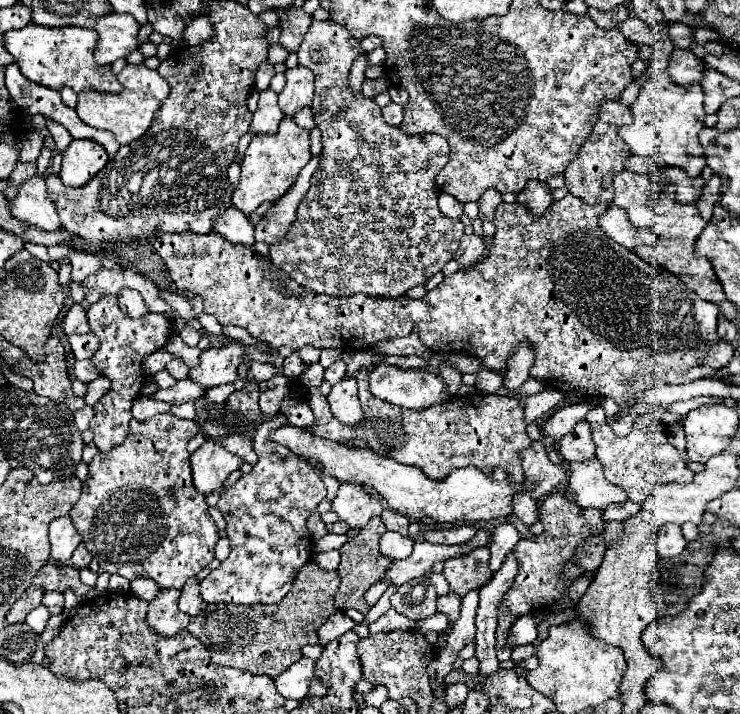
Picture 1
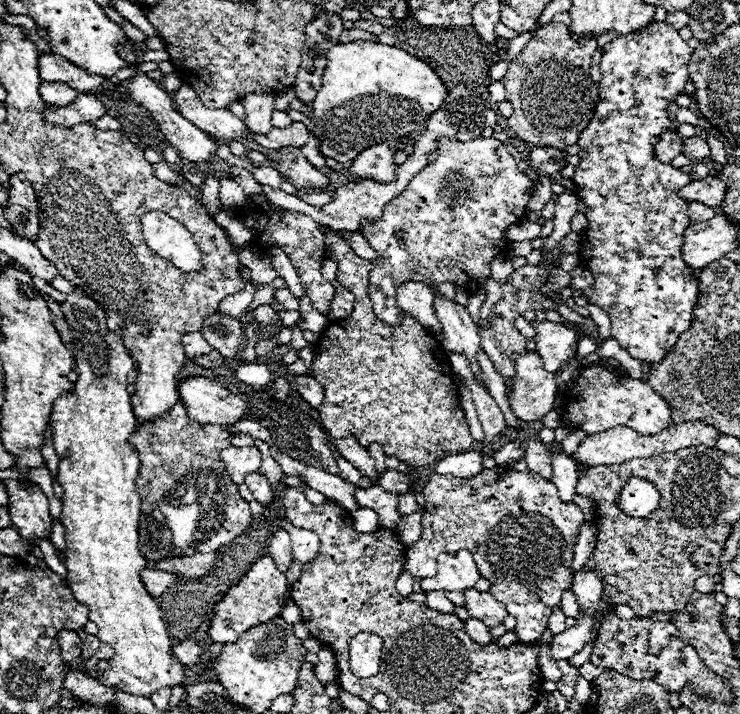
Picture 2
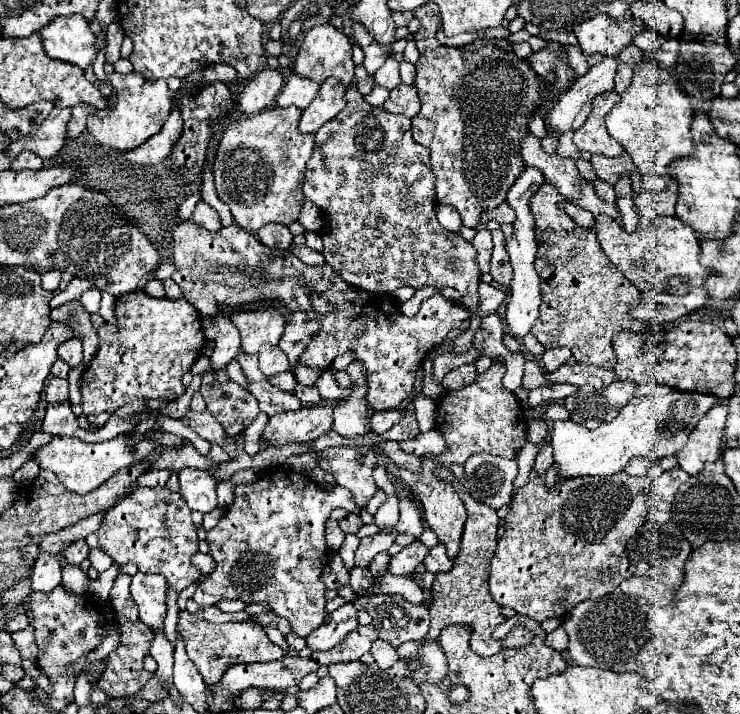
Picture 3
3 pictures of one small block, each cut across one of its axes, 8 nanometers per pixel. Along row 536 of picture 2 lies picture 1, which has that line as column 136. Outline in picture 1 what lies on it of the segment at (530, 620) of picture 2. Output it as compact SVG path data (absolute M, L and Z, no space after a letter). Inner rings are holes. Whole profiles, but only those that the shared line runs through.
M156 414L146 422L130 420L126 442L108 454L98 452L94 456L82 494L70 510L70 520L104 572L120 574L128 580L144 576L152 578L160 588L182 590L188 578L194 578L214 560L214 544L220 538L218 526L208 514L204 496L194 488L188 468L188 440L198 432L200 426L194 420L182 420L174 414Z

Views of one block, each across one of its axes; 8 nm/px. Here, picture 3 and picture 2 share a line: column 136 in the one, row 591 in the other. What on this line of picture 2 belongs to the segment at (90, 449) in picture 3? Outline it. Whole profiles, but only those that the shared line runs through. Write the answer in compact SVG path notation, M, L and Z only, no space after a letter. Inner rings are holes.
M468 550L458 552L446 552L438 556L438 574L432 578L422 578L420 586L422 590L454 590L464 592L468 588L474 588L476 580L480 578L480 572L472 560L472 554Z

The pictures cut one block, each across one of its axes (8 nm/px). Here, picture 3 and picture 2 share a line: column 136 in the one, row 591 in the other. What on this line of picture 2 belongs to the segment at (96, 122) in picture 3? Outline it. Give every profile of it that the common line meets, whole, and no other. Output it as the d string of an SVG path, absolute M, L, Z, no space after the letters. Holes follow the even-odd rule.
M76 288L66 294L66 300L60 302L62 304L62 314L66 314L66 320L70 322L70 328L74 330L72 334L72 342L70 342L70 350L72 350L72 356L74 356L74 372L78 374L78 382L74 384L74 390L72 392L64 392L62 398L58 398L52 406L52 428L54 428L54 434L52 434L52 440L54 440L54 448L56 448L56 454L60 456L60 468L58 468L58 482L64 490L64 498L62 498L62 524L66 528L66 568L68 568L68 586L70 590L74 592L74 598L80 600L82 604L88 606L88 616L90 616L90 622L94 622L100 632L96 634L98 640L102 644L108 644L112 650L114 650L114 656L108 658L108 668L104 672L98 672L100 676L100 682L104 686L110 686L114 690L120 690L120 692L128 692L128 694L134 694L134 696L144 696L144 698L150 698L152 692L160 690L160 688L174 688L178 684L184 682L184 668L182 664L170 654L172 650L172 642L170 642L170 634L166 630L166 624L162 620L162 610L160 606L154 602L154 598L146 592L144 584L140 582L140 572L146 568L146 558L142 558L140 554L140 544L138 544L138 520L140 520L140 494L136 490L136 476L138 476L138 468L140 468L140 460L138 460L138 454L134 452L134 448L128 444L128 438L130 434L136 430L136 416L132 412L132 406L130 406L130 392L128 392L128 384L126 384L126 376L130 370L134 370L134 358L128 354L126 346L122 344L122 330L110 330L108 324L106 324L106 312L102 310L102 306L98 302L94 302L90 296L84 294L84 290Z

